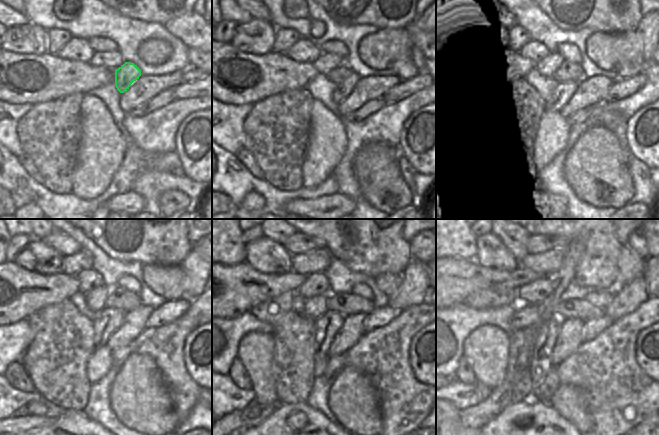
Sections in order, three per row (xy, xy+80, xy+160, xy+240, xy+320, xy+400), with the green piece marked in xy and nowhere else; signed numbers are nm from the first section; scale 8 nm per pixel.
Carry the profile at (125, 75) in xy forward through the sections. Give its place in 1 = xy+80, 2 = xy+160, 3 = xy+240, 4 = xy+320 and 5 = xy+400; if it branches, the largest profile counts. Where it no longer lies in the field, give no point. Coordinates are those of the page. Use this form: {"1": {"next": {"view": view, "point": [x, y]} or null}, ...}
{"1": {"next": {"view": "xy+80", "point": [343, 90]}}, "2": {"next": {"view": "xy+160", "point": [563, 92]}}, "3": {"next": {"view": "xy+240", "point": [109, 320]}}, "4": {"next": {"view": "xy+320", "point": [326, 327]}}, "5": {"next": {"view": "xy+400", "point": [540, 364]}}}

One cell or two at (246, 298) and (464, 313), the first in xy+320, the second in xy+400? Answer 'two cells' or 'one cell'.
two cells

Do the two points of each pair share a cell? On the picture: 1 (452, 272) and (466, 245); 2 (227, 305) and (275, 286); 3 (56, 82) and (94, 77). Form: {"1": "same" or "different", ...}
{"1": "different", "2": "same", "3": "same"}

